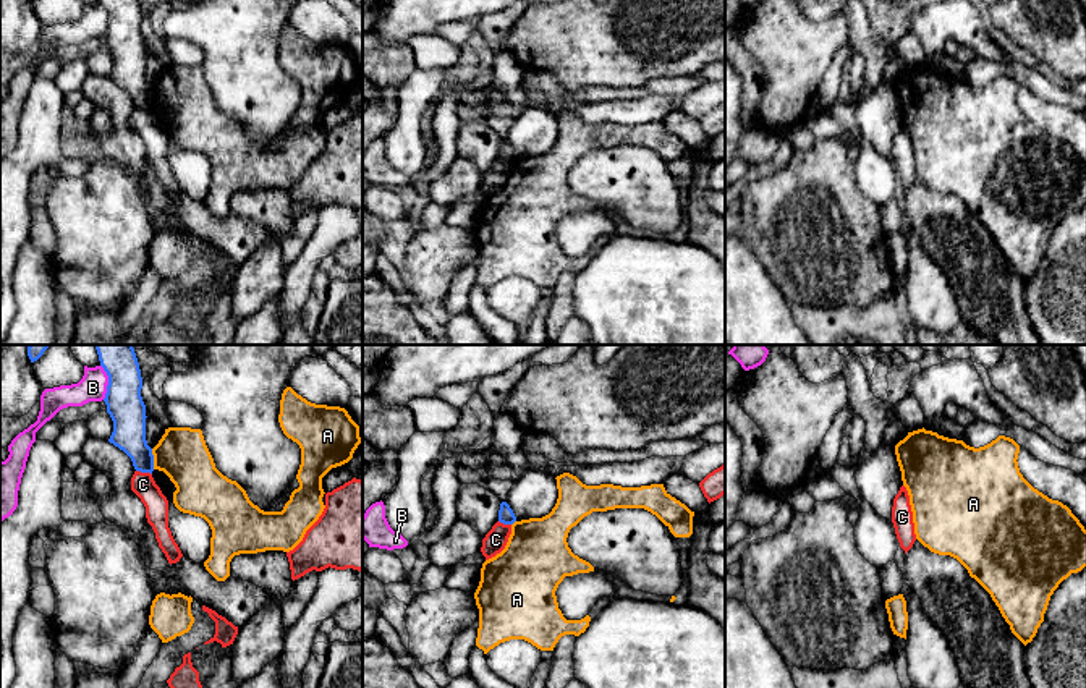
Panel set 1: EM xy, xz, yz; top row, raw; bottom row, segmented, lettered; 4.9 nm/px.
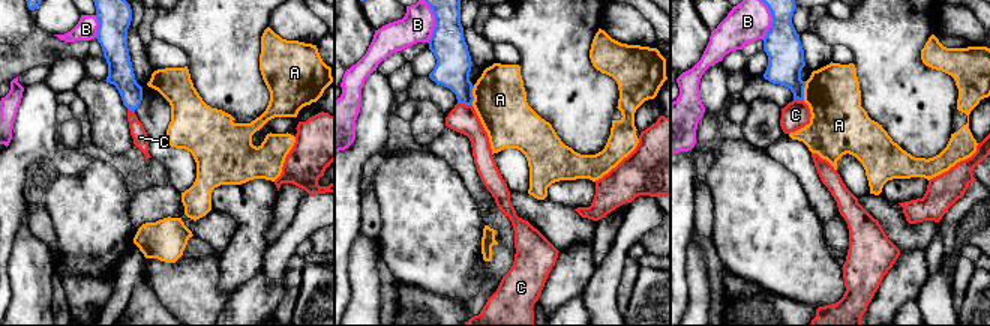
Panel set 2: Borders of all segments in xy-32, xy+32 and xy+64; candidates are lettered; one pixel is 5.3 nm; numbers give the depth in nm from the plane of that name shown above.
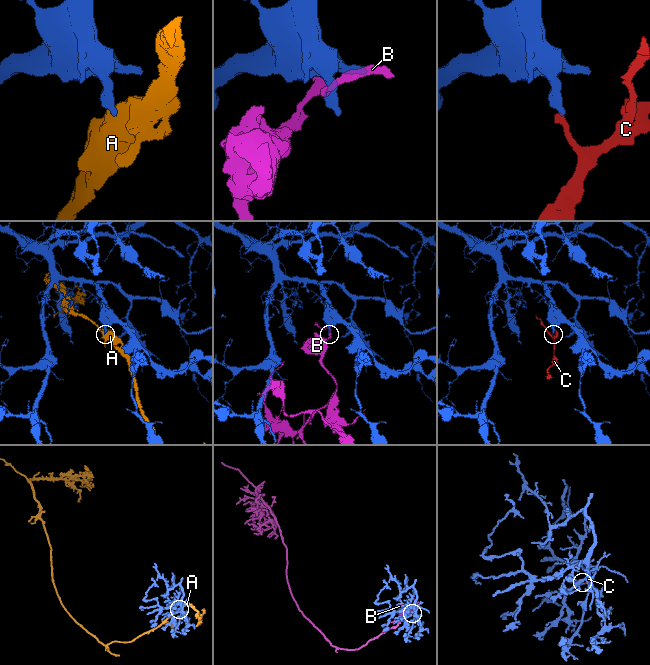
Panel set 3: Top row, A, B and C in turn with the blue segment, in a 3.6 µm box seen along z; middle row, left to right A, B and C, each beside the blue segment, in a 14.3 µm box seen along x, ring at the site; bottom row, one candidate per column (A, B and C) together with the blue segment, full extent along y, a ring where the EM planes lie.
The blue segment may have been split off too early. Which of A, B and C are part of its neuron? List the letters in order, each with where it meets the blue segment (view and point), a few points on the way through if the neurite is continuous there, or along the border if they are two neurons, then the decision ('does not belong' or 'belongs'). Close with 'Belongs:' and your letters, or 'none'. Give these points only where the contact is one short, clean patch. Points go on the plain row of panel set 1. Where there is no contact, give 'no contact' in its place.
A: meets blue in xy at (152, 96); does not belong
B: meets blue in xy at (109, 20); does not belong
C: meets blue in xy at (144, 109); border along xy (136, 107), (151, 112); does not belong
Belongs: none

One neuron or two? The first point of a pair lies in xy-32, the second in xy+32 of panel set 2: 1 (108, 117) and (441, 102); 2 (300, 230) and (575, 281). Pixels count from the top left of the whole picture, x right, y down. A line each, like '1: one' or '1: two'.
1: one
2: two

